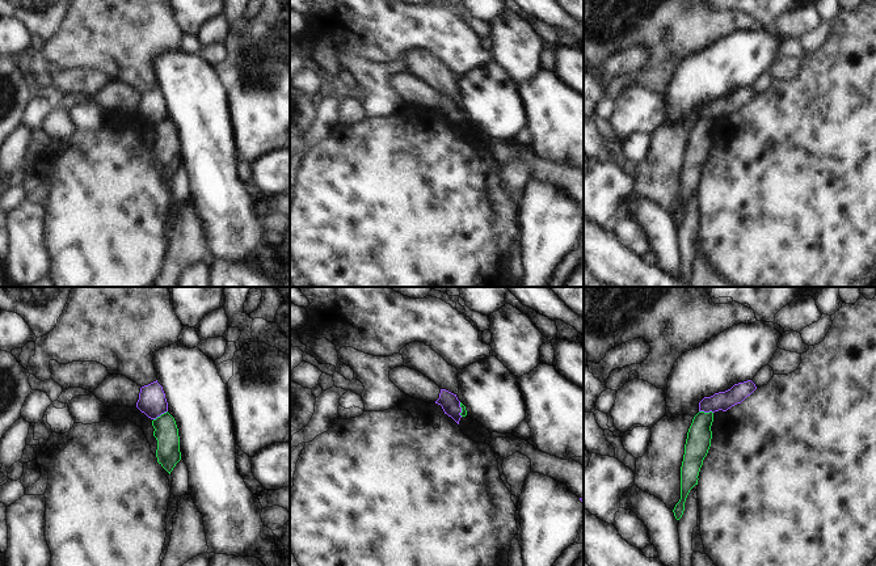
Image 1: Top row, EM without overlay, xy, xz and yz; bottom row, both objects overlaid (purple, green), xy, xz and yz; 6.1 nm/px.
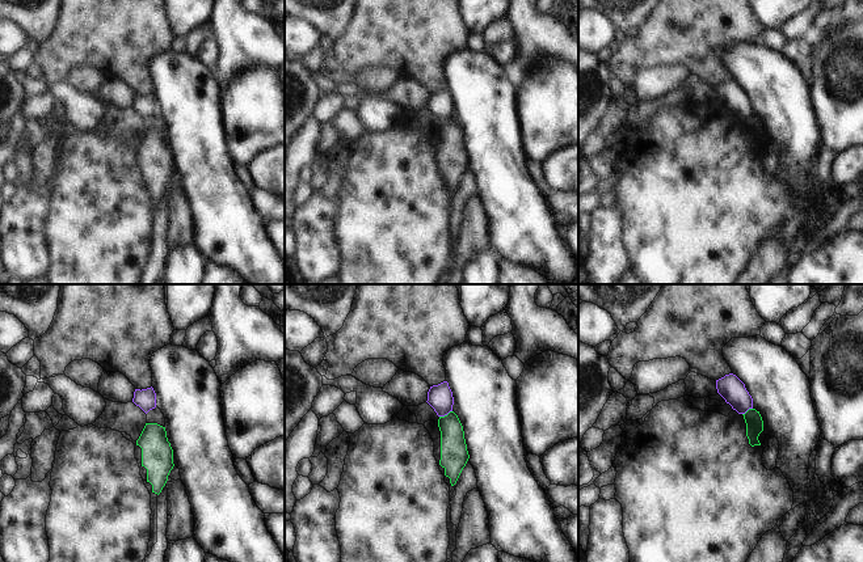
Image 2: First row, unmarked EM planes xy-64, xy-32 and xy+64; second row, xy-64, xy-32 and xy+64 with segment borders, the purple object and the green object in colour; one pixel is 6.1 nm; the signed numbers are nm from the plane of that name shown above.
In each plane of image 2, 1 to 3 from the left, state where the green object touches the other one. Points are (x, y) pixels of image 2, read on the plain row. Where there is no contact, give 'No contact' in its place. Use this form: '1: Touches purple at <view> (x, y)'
1: No contact
2: Touches purple at xy-32 (445, 121)
3: Touches purple at xy+64 (746, 117)

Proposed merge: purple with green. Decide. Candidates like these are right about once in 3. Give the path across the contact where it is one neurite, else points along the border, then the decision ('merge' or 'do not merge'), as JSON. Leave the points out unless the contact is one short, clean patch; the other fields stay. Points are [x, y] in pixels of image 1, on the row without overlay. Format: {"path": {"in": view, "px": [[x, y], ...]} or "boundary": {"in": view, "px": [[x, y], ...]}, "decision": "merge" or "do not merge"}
{"boundary": {"in": "xy", "px": [[167, 117], [154, 126]]}, "decision": "do not merge"}

